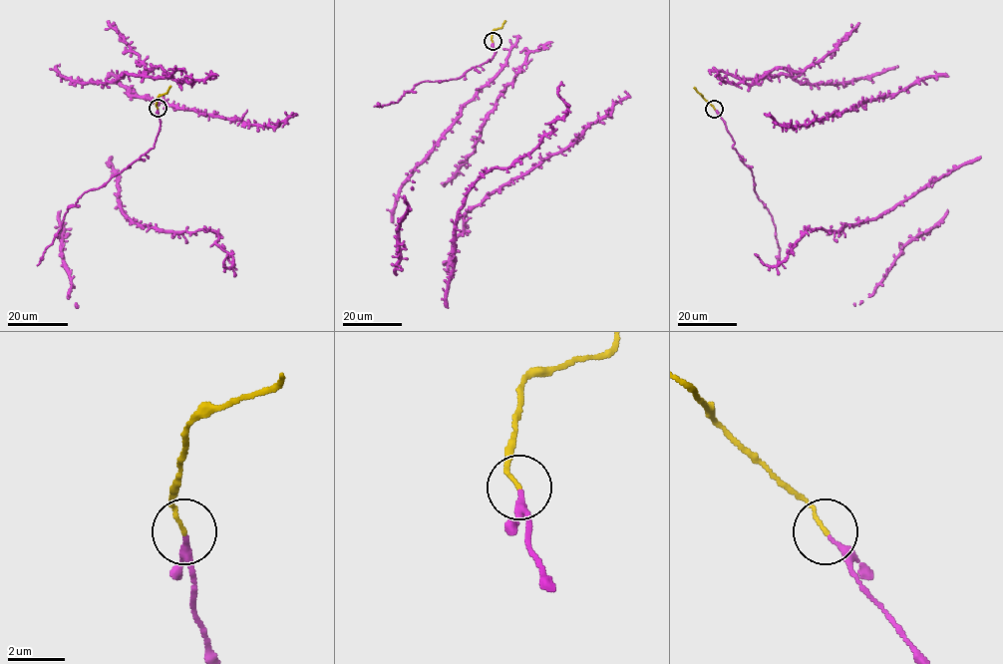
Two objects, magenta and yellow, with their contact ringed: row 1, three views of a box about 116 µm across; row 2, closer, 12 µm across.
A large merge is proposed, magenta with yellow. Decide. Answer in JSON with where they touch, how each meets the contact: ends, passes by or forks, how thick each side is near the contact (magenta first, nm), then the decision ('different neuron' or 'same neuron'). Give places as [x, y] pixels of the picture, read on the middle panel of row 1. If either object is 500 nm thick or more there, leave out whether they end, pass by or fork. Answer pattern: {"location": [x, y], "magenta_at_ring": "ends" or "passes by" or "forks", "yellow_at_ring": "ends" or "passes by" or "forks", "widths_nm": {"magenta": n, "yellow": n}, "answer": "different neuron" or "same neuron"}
{"location": [493, 41], "magenta_at_ring": "passes by", "yellow_at_ring": "ends", "widths_nm": {"magenta": 170, "yellow": 130}, "answer": "same neuron"}

